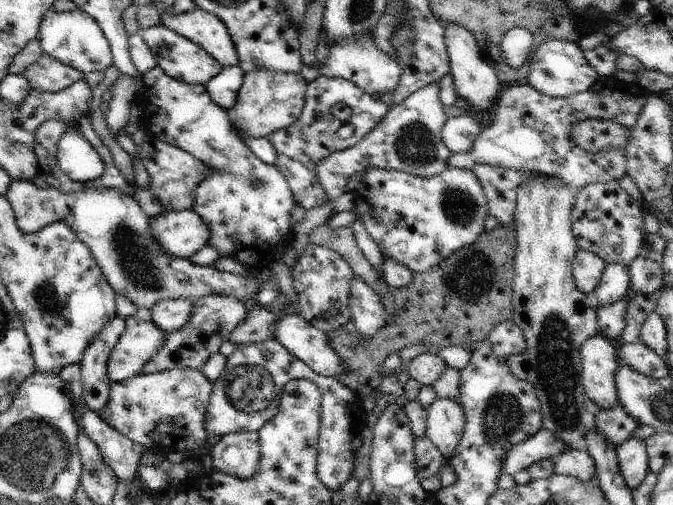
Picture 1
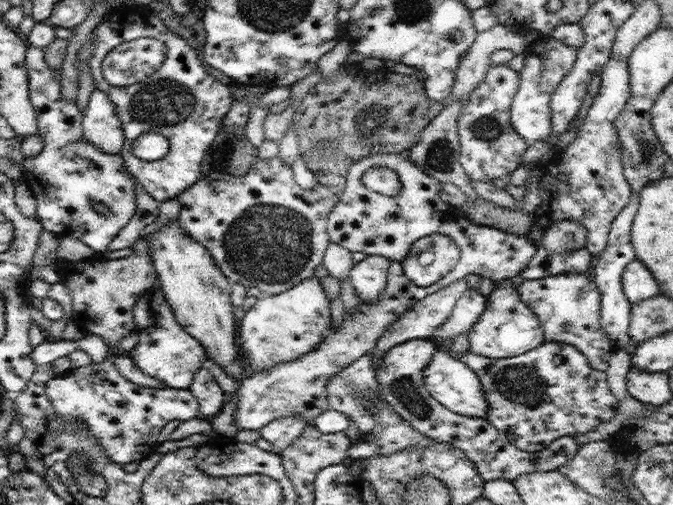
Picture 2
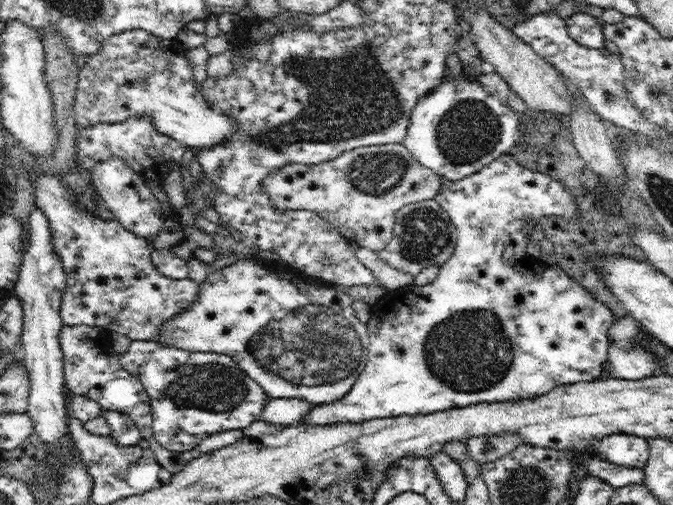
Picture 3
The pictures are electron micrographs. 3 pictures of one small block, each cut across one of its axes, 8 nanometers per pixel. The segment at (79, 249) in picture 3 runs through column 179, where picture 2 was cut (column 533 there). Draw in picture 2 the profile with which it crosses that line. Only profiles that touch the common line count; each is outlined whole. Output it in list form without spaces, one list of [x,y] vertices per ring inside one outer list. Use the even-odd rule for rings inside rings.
[[[560,273],[538,280],[523,280],[517,287],[520,300],[534,312],[546,341],[575,346],[586,355],[594,370],[606,371],[617,351],[600,323],[601,294],[590,273]]]

